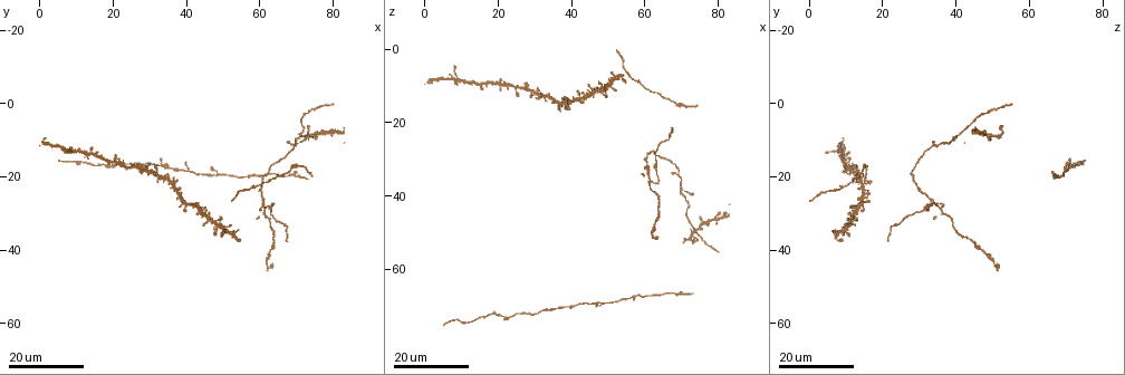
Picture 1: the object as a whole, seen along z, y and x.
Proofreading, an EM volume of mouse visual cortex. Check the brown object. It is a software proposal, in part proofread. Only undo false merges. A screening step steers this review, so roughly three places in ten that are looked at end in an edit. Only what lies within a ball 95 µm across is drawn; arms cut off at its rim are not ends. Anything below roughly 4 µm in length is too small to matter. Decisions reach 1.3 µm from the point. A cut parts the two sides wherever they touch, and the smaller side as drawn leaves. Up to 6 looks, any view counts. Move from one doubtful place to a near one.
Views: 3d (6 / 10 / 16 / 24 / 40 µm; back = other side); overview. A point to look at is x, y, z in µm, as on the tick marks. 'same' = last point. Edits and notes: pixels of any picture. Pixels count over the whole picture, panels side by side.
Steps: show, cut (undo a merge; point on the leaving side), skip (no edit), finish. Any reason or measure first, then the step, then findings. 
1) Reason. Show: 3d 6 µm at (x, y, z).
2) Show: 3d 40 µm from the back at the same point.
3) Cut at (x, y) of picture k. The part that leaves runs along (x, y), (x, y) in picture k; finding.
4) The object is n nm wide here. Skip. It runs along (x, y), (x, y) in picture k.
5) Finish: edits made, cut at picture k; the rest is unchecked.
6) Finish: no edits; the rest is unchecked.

Small branch off a trunk. Show: 3d 16 µm at (63.0, 27.5, 36.5).

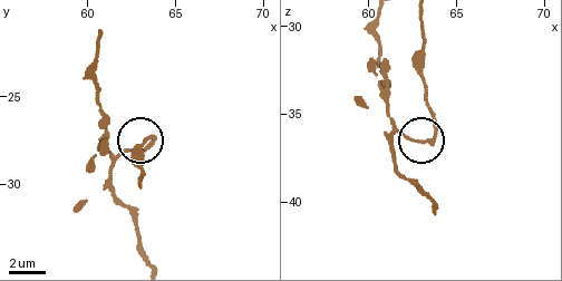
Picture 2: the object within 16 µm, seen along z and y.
Zoom in. Show: 3d 10 µm at the same point.

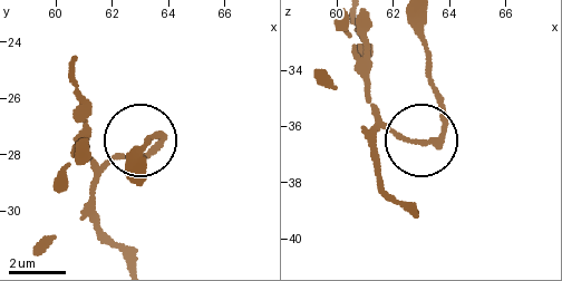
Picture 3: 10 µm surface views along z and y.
Skip. All the same neuron.

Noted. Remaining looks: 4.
Small branch off a trunk. Show: 3d 16 µm at (33.0, 17.5, 71.0).

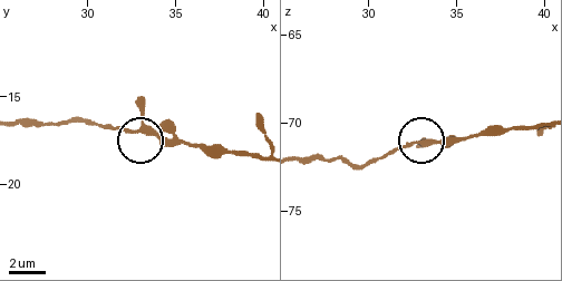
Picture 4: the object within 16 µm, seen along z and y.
Show: 3d 6 µm at (33.7, 17.1, 71.0).

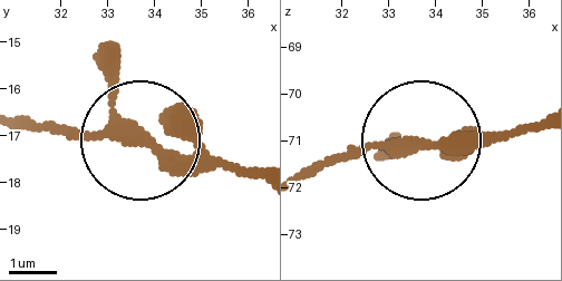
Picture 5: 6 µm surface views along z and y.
Skip. It runs along (533, 126), (366, 142), (309, 166) in picture 5; all the same neuron.

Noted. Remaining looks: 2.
Show: 3d 16 µm at (62.5, 18.5, 28.0).

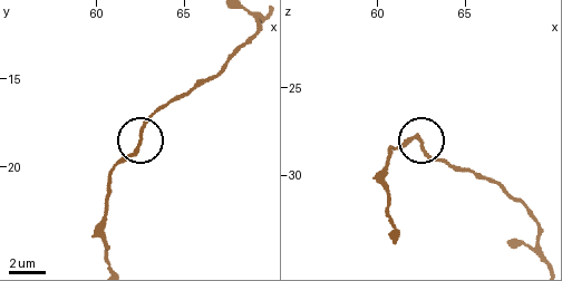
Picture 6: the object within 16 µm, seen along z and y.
Closer look. Show: 3d 6 µm at (62.2, 19.3, 27.7).

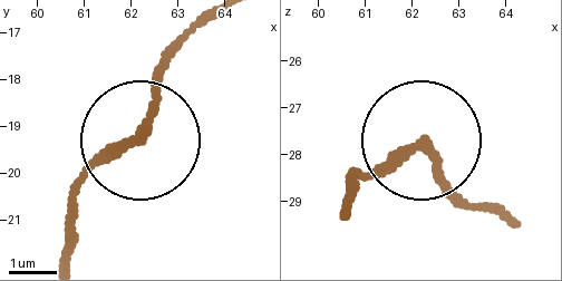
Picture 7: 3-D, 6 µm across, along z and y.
Skip. It runs along (201, 21), (161, 81), (148, 129), (93, 165), (73, 210) in picture 7; all the same neuron.

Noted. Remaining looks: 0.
Finish: no edits; the rest is unchecked.

